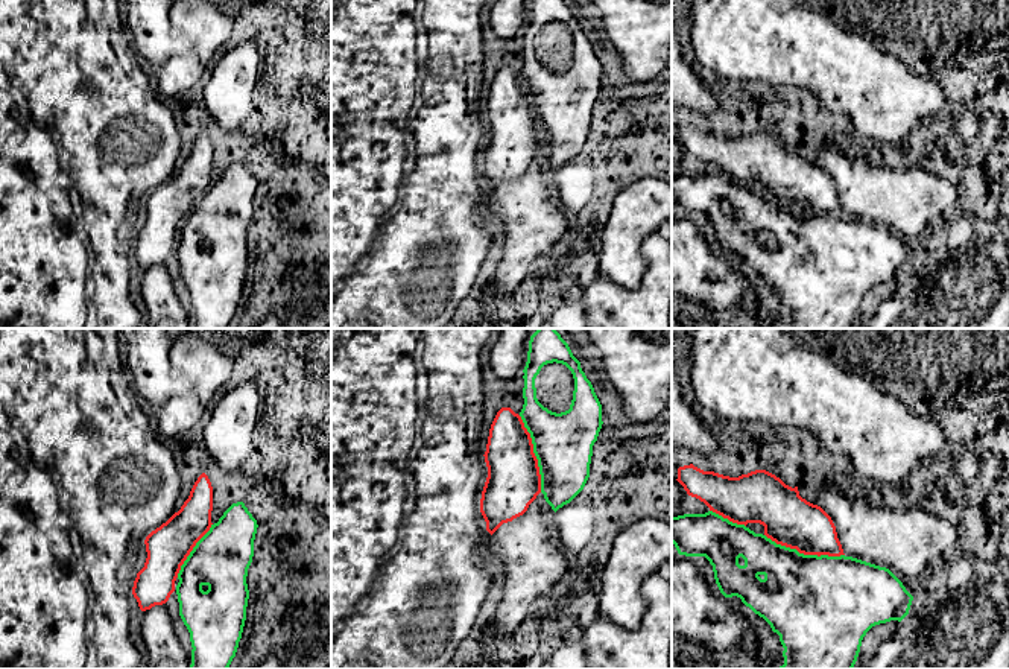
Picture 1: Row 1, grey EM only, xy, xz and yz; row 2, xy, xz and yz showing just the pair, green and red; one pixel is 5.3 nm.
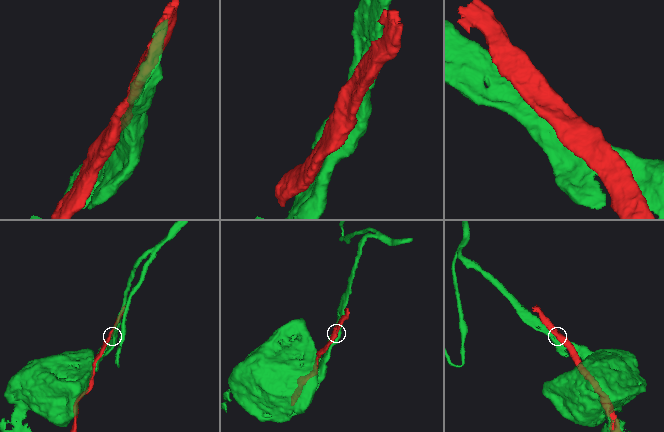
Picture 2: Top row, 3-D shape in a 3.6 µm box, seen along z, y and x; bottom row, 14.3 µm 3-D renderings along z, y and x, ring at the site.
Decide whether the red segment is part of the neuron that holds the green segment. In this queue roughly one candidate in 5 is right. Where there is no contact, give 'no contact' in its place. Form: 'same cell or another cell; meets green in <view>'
another cell; meets green in yz

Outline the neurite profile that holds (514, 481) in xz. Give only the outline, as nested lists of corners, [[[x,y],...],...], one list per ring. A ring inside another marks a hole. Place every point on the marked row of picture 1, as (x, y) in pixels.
[[[511,407],[497,412],[483,456],[488,477],[480,512],[486,531],[492,535],[503,523],[523,515],[541,493],[541,474],[530,433]]]

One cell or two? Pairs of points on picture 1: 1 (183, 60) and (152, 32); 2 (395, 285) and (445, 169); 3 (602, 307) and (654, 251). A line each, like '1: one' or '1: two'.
1: two
2: one
3: one

